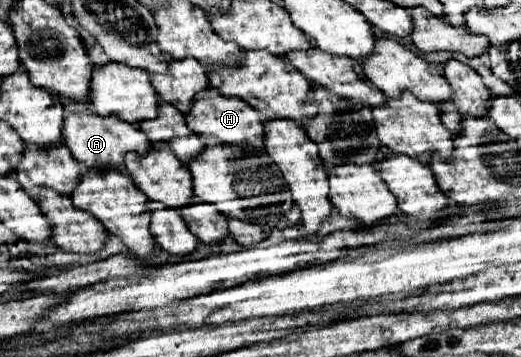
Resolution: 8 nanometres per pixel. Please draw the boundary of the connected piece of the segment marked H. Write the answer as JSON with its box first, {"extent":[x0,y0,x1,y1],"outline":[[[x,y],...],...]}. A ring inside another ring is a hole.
{"extent":[186,90,266,148],"outline":[[[208,90],[196,96],[190,114],[186,114],[186,124],[192,132],[198,130],[204,138],[218,138],[226,146],[264,148],[264,142],[266,142],[264,124],[260,122],[258,112],[254,112],[254,108],[250,108],[244,100],[226,98],[218,90]]]}

